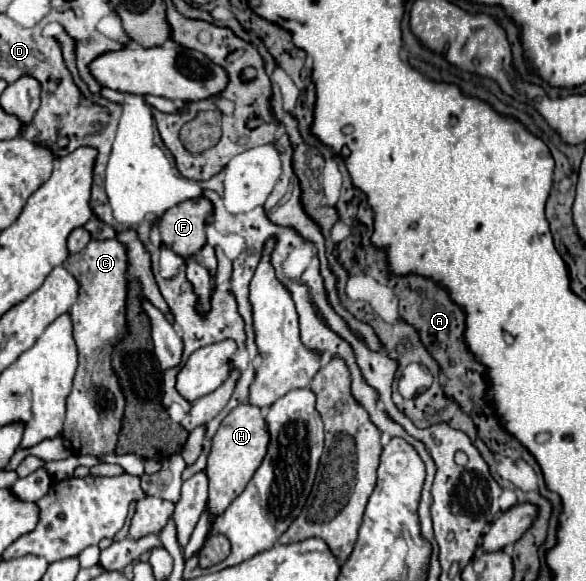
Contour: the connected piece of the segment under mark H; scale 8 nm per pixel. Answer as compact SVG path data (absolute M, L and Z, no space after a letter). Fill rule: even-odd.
M240 404L236 406L218 428L216 436L212 438L212 448L206 464L208 480L210 480L210 496L208 496L208 508L214 514L222 514L228 504L240 496L240 492L246 488L248 480L254 476L256 468L262 464L264 456L268 452L268 426L264 420L264 412L252 404Z

